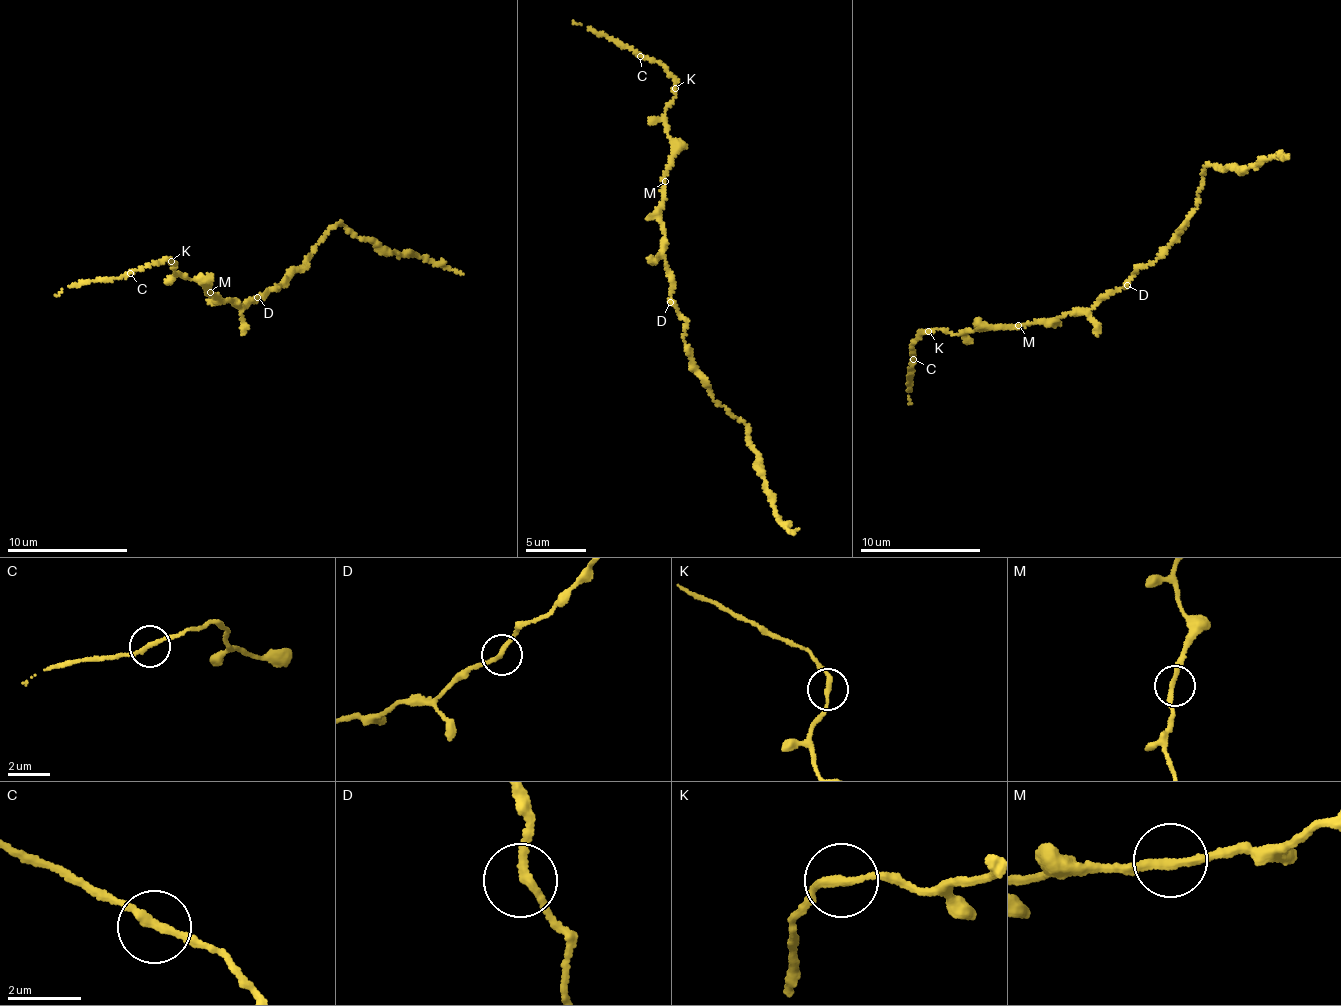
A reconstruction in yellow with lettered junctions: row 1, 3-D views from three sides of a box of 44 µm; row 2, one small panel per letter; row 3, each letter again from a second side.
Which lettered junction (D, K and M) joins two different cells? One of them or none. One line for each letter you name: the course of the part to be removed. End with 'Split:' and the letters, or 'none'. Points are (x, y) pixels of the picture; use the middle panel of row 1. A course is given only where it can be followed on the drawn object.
Split: none

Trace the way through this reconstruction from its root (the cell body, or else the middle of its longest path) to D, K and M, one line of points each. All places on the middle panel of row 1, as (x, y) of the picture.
D: (669, 281), (670, 302)
K: (669, 281), (661, 203), (662, 178), (673, 154), (665, 108), (673, 100), (676, 88)
M: (669, 281), (663, 252), (665, 229), (661, 226), (665, 181)

